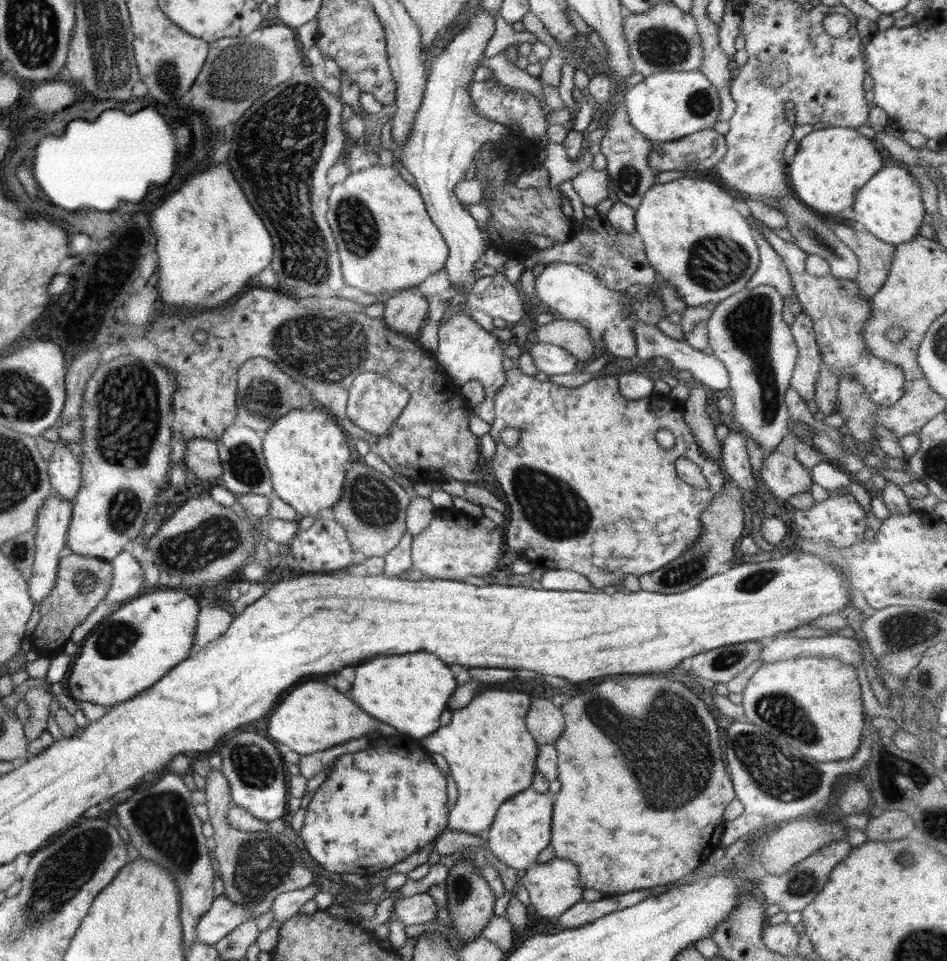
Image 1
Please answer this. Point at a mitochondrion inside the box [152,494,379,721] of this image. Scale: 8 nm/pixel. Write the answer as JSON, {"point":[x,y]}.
{"point":[191,551]}

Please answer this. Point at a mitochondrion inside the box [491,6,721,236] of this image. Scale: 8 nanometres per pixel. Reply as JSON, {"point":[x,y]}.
{"point":[660,47]}

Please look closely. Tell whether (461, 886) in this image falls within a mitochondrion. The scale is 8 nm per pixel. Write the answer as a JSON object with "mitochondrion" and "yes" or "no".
{"mitochondrion":"yes"}

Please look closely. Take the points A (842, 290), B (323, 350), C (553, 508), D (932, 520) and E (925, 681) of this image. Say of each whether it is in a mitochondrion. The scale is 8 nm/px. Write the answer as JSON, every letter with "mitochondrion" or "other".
{"A":"mitochondrion","B":"mitochondrion","C":"mitochondrion","D":"other","E":"mitochondrion"}

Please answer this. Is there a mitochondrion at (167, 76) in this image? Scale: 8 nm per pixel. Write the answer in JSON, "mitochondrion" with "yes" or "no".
{"mitochondrion":"yes"}

